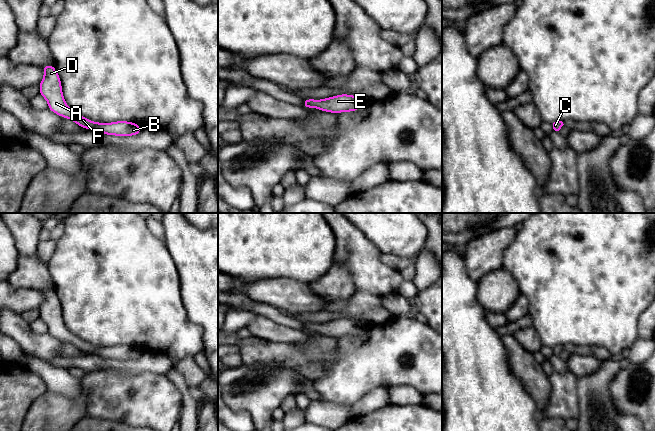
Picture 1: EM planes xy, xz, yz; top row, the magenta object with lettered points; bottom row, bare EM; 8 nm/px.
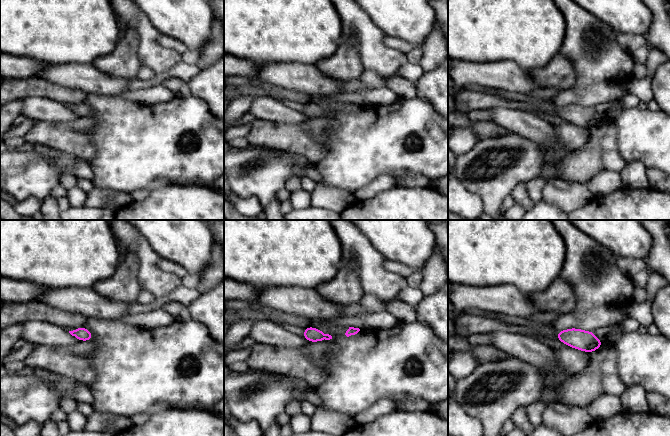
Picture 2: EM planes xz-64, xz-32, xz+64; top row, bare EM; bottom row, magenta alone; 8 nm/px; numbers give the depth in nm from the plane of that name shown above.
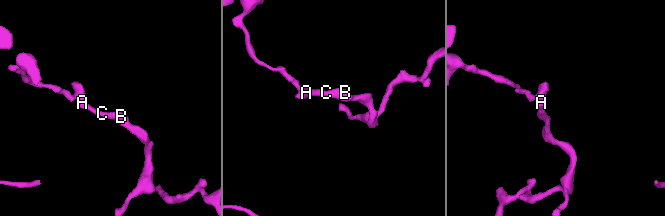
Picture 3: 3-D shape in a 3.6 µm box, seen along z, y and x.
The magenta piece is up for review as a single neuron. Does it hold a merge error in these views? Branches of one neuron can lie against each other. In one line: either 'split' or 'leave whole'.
leave whole

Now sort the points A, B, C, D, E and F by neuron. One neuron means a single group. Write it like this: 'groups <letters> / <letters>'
groups A B C D E F

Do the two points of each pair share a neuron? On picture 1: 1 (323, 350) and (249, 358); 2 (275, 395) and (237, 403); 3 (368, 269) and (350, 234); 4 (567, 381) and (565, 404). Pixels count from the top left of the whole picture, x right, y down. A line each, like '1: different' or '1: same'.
1: same
2: same
3: same
4: same

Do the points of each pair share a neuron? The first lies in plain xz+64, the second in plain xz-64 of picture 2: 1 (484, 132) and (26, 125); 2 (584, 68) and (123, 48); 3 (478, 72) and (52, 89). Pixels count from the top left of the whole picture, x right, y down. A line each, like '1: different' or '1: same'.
1: different
2: different
3: different

